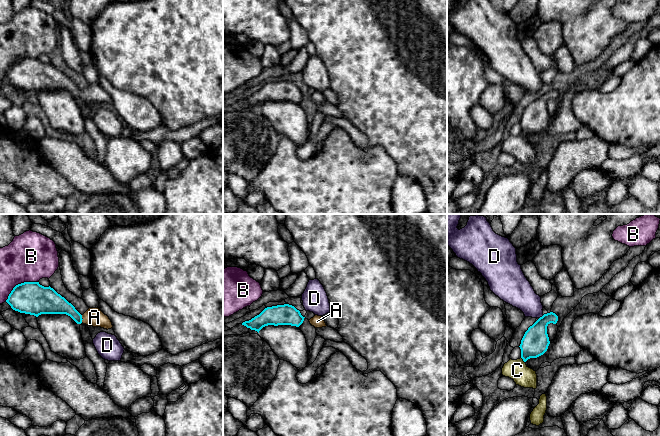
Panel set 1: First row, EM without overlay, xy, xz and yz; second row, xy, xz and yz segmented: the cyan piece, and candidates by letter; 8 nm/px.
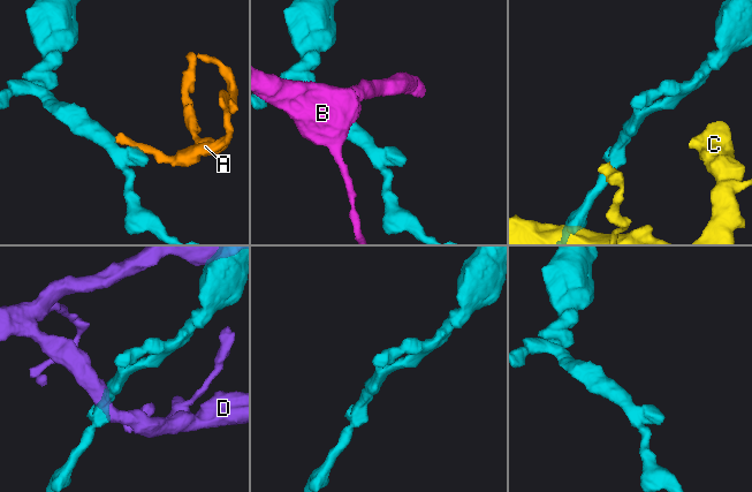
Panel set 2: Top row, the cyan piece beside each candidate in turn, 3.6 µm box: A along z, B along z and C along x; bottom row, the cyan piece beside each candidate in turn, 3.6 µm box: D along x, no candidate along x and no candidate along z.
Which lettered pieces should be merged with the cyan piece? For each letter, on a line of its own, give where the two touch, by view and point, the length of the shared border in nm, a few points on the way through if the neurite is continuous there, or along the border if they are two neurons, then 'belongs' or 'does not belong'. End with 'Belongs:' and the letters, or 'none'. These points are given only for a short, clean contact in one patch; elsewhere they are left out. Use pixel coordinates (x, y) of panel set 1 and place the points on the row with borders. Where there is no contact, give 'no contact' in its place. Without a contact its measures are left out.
A: meets cyan in xy at (82, 319); contact 60 nm long; runs through xy (55, 304), (69, 309), (82, 319), (94, 317); belongs
B: meets cyan in xy at (18, 284); contact 300 nm long; does not belong
C: meets cyan in yz at (523, 360); contact 50 nm long; does not belong
D: meets cyan in yz at (542, 316); contact 50 nm long; does not belong
Belongs: A

